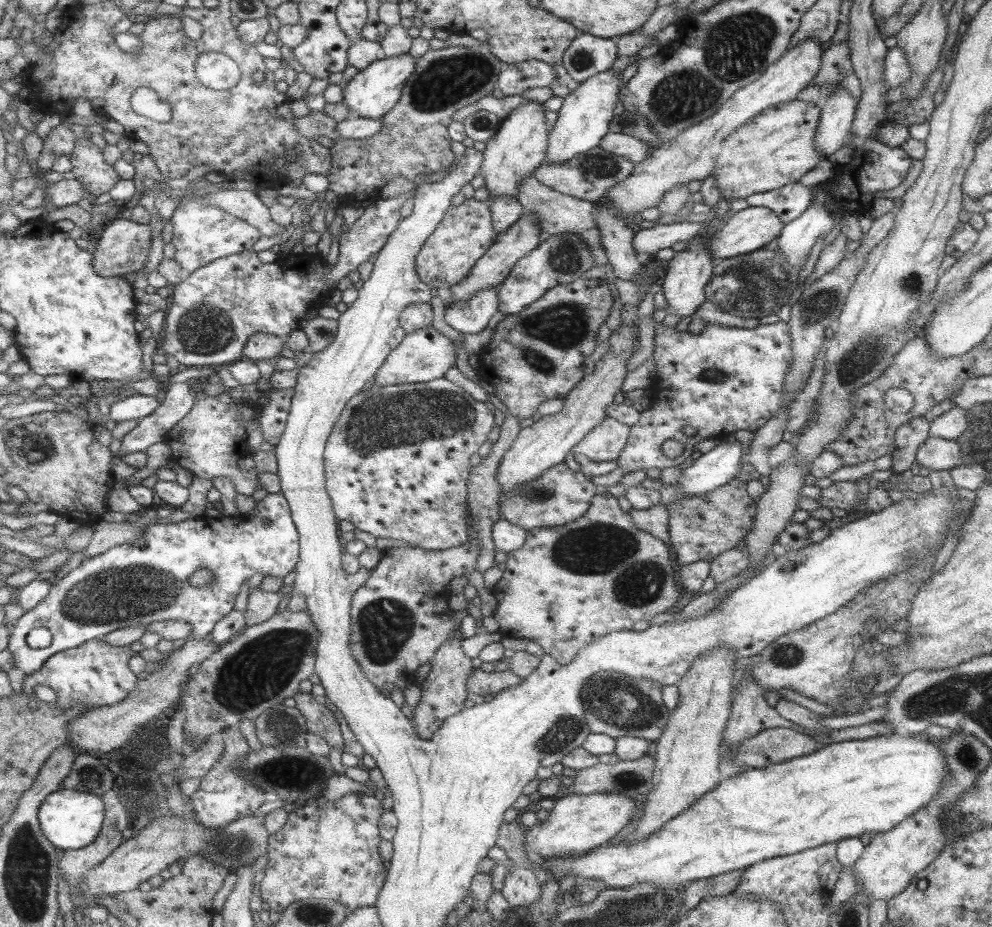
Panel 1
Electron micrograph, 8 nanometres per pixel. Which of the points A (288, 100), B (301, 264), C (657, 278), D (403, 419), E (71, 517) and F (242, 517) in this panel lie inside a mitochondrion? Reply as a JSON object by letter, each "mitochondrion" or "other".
{"A":"other","B":"other","C":"other","D":"mitochondrion","E":"other","F":"other"}

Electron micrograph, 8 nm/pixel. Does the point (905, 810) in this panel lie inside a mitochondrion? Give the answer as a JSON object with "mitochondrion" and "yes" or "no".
{"mitochondrion":"no"}

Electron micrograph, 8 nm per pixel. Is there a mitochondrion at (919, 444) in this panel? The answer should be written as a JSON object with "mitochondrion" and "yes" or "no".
{"mitochondrion":"no"}

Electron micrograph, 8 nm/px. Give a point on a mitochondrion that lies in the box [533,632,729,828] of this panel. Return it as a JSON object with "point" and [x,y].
{"point":[618,702]}

